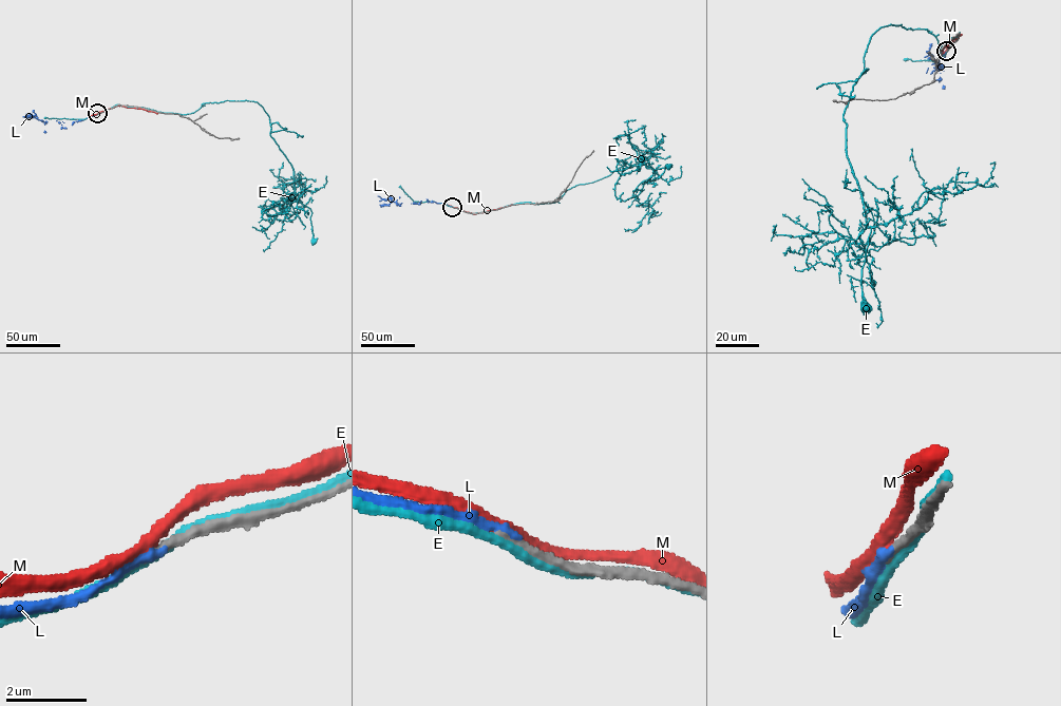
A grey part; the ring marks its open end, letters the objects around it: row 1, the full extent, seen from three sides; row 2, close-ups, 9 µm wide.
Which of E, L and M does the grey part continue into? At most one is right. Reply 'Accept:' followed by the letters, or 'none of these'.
Accept: L

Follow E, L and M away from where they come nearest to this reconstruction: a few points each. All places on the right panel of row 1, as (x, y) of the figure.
E: (948, 50), (960, 33), (940, 53), (926, 30), (880, 26), (846, 108), (846, 155), (871, 227), (868, 306)
L: (946, 51), (930, 74), (933, 80), (940, 79), (939, 65), (943, 68), (930, 54), (924, 57)
M: (946, 51), (961, 35), (942, 51)

